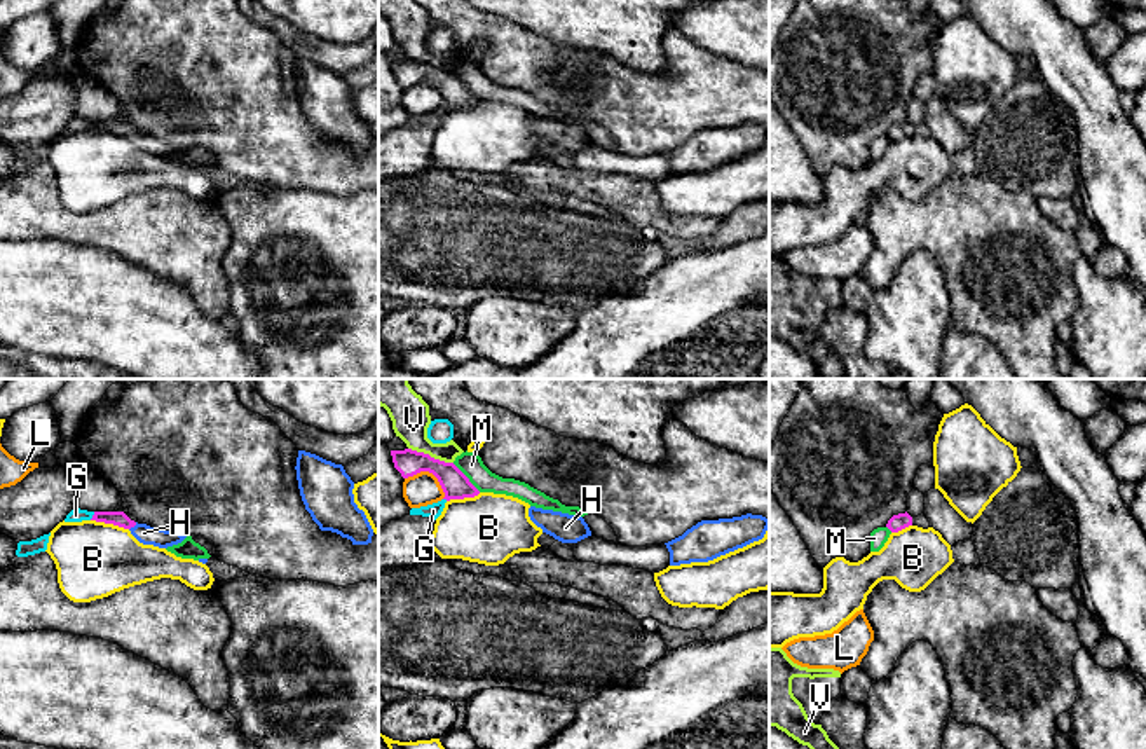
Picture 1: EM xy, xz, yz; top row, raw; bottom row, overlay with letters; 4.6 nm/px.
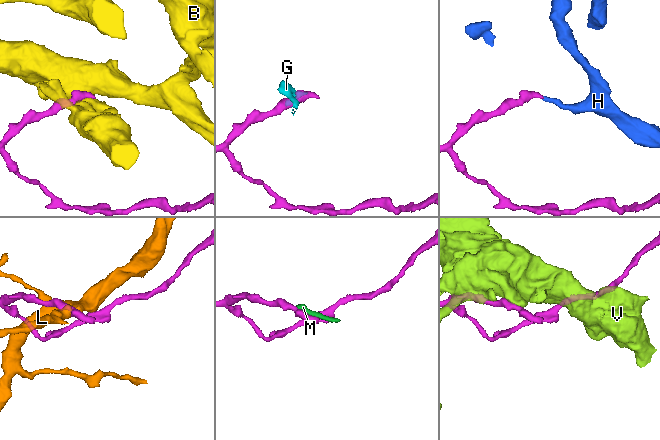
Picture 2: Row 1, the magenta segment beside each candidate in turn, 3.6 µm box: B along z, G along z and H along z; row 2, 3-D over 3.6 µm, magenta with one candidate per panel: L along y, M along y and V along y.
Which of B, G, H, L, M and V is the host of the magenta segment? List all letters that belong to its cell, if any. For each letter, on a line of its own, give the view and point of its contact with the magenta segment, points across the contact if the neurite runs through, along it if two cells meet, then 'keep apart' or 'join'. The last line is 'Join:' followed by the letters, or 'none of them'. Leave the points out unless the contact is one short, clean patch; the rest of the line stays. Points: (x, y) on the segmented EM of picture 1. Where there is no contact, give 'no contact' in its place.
B: contact xy (110, 522); border xy (91, 519), (128, 529); keep apart
G: contact xy (93, 515); border xy (95, 512), (89, 519); keep apart
H: contact xy (133, 526); way xy (121, 519), (133, 526), (143, 533); join
L: contact xz (429, 472); keep apart
M: contact xz (466, 477); border xz (452, 463), (480, 491); keep apart
V: contact xz (429, 456); keep apart
Join: H

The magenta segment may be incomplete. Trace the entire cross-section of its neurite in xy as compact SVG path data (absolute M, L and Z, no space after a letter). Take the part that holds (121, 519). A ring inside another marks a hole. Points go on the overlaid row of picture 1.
M94 512L92 519L96 522L113 524L129 529L131 534L143 545L153 545L159 548L167 548L181 543L187 534L180 534L166 529L153 529L147 524L138 524L131 520L124 512Z

